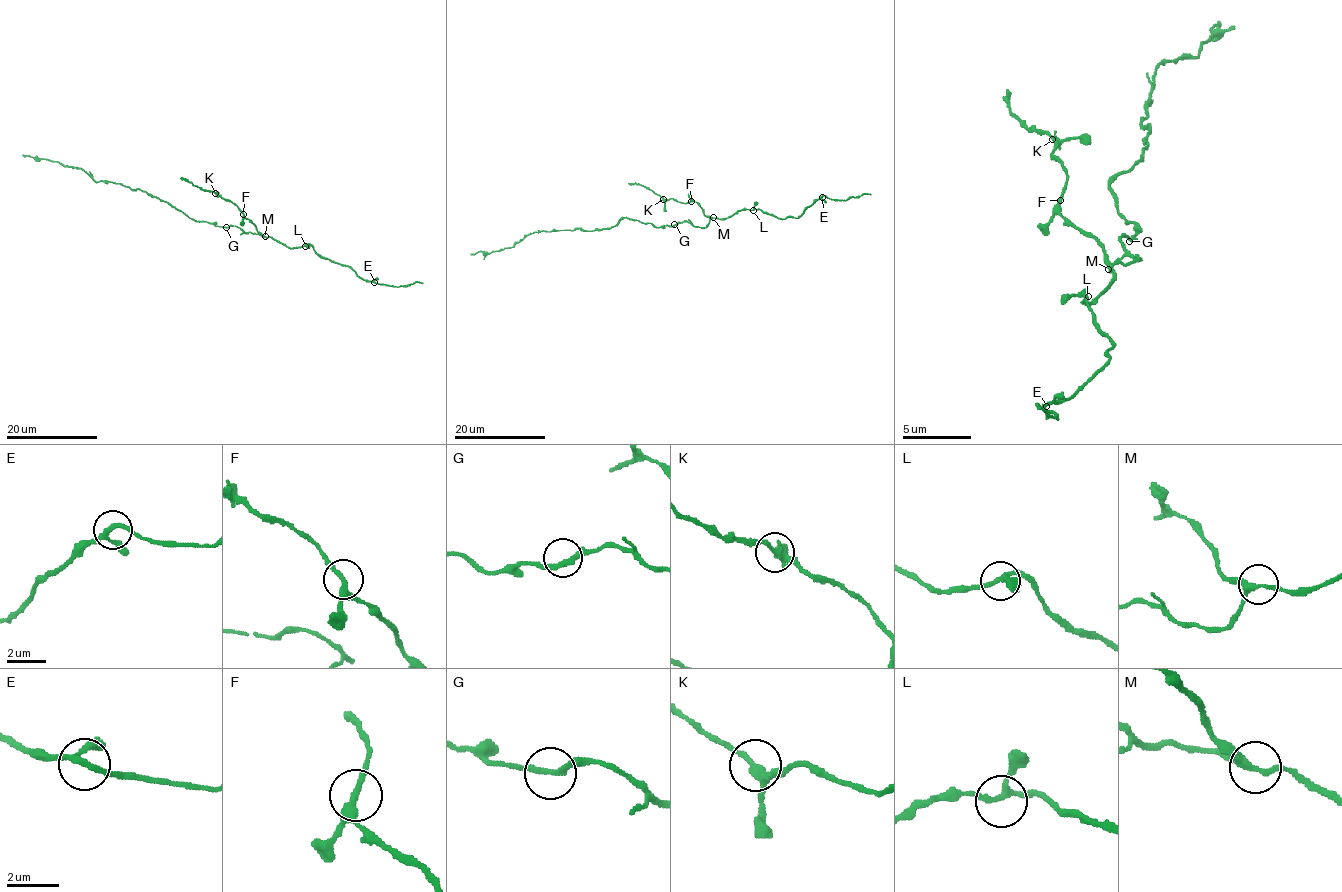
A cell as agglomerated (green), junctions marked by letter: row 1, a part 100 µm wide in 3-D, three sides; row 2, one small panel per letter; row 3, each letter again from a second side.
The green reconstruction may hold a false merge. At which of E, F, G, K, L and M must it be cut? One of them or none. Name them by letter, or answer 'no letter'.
no letter

